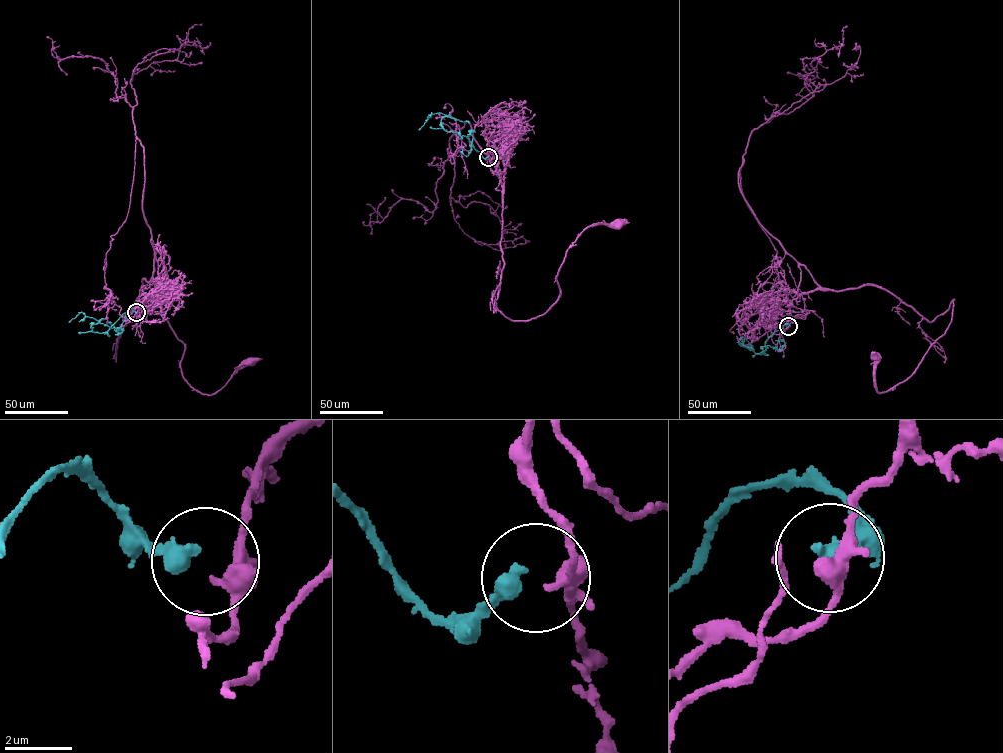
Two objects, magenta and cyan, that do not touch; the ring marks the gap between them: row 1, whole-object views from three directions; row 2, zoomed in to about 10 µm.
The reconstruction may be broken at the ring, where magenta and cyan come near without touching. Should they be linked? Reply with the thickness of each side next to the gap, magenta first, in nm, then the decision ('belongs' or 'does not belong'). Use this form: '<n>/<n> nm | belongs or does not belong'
240/440 nm | does not belong

